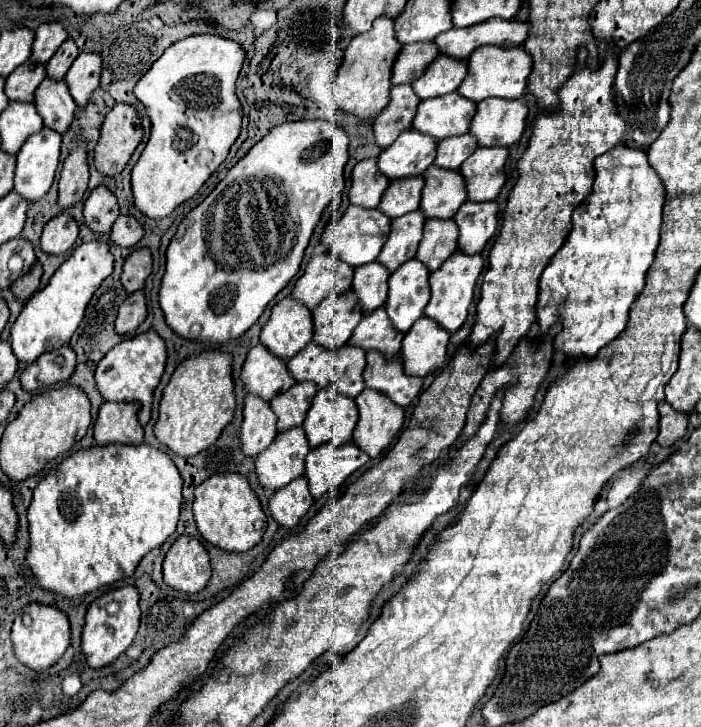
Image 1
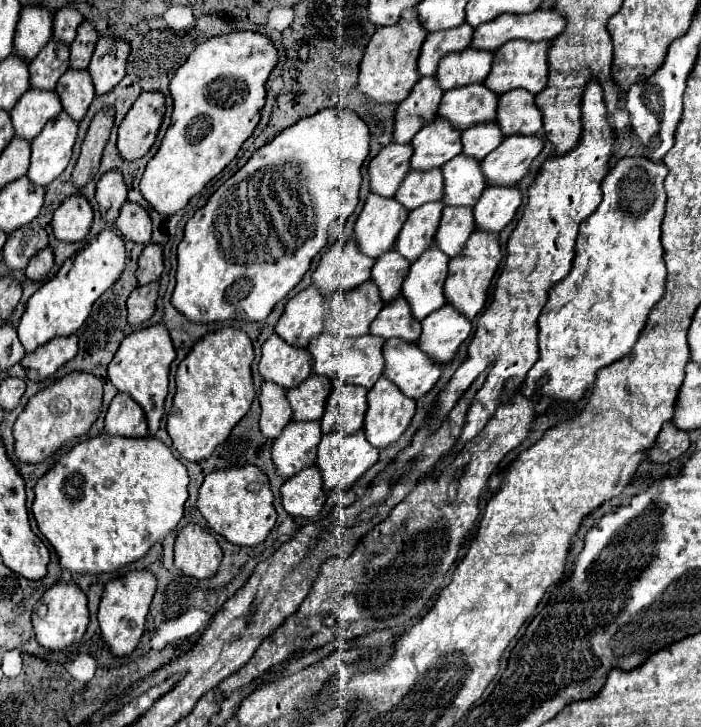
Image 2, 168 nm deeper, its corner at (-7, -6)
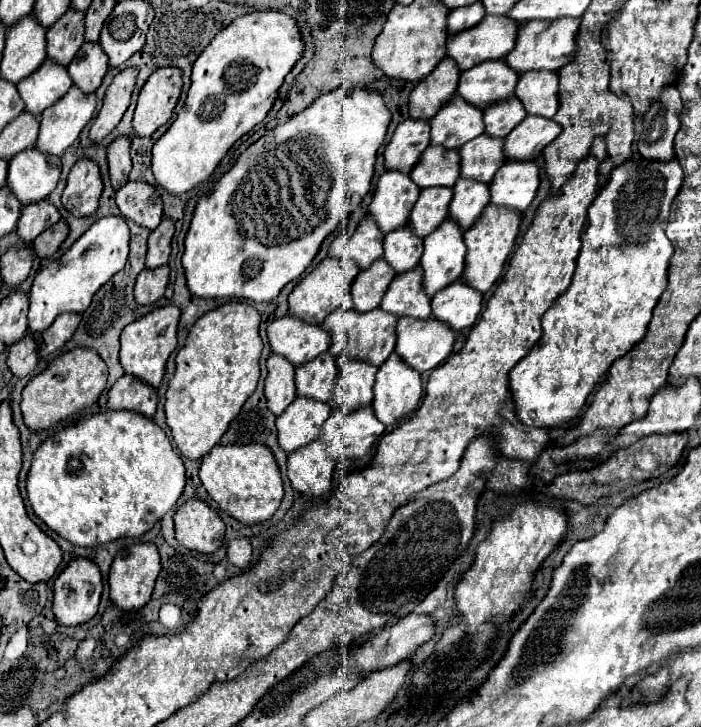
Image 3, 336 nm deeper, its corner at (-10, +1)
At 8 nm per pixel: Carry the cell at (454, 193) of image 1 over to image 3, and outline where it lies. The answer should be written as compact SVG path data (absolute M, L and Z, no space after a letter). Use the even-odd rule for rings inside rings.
M482 134L480 138L468 142L468 146L462 146L460 156L460 176L480 182L492 182L496 170L502 166L502 162L506 162L504 138L488 138L488 134Z

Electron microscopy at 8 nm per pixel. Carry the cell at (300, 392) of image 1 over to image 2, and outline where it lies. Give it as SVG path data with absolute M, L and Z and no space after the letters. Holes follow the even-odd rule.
M309 375L299 387L287 391L287 401L293 409L293 421L319 421L333 383L319 375Z

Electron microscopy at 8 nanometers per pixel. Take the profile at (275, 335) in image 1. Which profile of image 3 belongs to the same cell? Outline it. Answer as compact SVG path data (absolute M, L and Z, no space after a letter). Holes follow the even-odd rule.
M326 256L310 274L306 274L300 284L292 290L288 302L290 302L290 314L298 316L304 322L312 322L312 324L322 324L324 318L334 312L336 308L342 306L340 294L350 294L350 286L356 278L356 274L360 272L360 268L356 266L356 262L352 260L336 260L332 256Z

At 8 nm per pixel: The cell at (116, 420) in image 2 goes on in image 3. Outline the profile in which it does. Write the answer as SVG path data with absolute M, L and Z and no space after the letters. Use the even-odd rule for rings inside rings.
M130 374L118 378L108 390L108 408L112 410L134 410L152 418L156 412L156 404L156 390Z

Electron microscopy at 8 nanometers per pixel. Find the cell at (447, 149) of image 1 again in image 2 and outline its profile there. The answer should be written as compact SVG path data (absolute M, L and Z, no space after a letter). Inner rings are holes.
M489 121L489 123L479 123L479 125L465 129L461 133L461 141L463 141L461 153L465 157L481 161L487 153L491 153L495 147L499 147L499 143L503 141L503 133L495 125L495 121Z

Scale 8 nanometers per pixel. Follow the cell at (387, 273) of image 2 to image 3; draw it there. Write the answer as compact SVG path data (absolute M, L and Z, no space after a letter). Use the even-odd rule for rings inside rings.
M408 224L384 236L384 258L398 274L412 270L420 262L420 254L422 240L412 234L412 228Z

